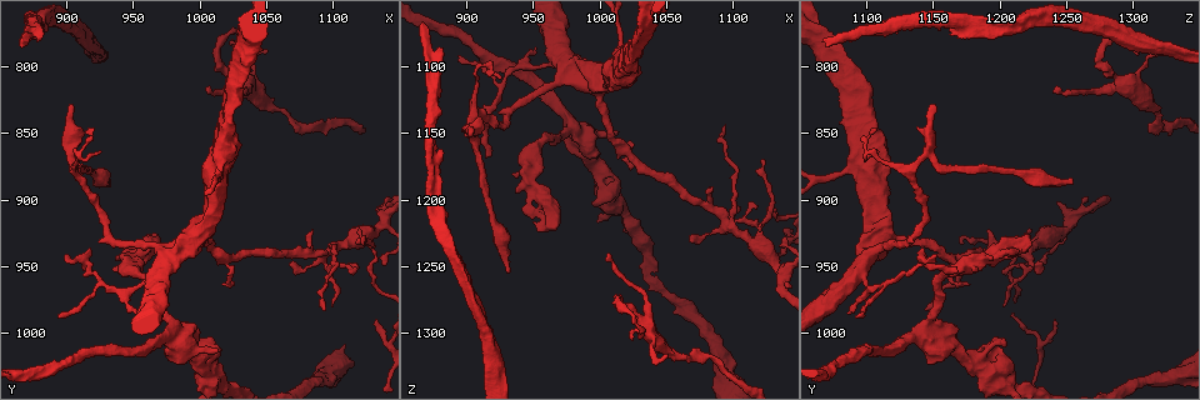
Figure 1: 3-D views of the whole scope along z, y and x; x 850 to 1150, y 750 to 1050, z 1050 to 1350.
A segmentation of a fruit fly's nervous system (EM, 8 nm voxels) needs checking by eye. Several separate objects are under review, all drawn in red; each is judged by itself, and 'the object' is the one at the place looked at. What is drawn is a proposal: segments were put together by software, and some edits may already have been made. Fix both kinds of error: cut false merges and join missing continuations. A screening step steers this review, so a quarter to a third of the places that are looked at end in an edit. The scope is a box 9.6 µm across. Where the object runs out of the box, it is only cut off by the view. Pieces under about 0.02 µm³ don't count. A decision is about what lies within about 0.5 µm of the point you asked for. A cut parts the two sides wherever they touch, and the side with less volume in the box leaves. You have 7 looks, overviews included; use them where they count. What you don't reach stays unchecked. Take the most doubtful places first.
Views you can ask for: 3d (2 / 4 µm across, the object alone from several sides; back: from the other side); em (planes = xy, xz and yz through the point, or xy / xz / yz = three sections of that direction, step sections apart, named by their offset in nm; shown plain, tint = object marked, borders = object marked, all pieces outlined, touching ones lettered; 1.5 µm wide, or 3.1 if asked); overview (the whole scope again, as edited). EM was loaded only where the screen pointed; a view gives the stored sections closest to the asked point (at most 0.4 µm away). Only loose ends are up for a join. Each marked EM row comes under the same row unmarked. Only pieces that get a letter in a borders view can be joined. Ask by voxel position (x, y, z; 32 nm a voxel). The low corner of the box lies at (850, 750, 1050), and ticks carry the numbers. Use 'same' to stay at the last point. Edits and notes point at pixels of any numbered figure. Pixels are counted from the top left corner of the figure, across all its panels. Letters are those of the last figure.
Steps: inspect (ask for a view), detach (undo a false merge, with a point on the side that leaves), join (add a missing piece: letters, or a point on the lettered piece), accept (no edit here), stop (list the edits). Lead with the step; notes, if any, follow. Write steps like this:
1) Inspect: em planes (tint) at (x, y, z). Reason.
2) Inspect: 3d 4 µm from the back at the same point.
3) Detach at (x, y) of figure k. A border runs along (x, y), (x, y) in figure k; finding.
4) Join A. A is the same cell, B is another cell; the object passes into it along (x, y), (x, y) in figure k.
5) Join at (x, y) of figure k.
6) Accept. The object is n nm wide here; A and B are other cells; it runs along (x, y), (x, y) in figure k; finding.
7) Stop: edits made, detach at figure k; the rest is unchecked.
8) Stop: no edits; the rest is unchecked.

Inspect: 3d 4 µm at (1098, 982, 1204). Free end.

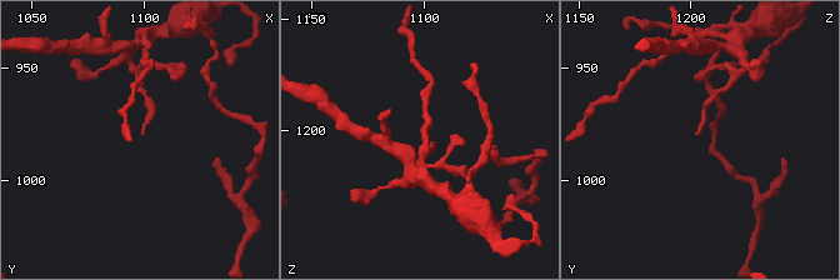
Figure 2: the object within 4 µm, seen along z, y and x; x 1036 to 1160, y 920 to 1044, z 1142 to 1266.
Inspect: em yz step 4 (borders) at (1100, 980, 1203). Need the tissue.

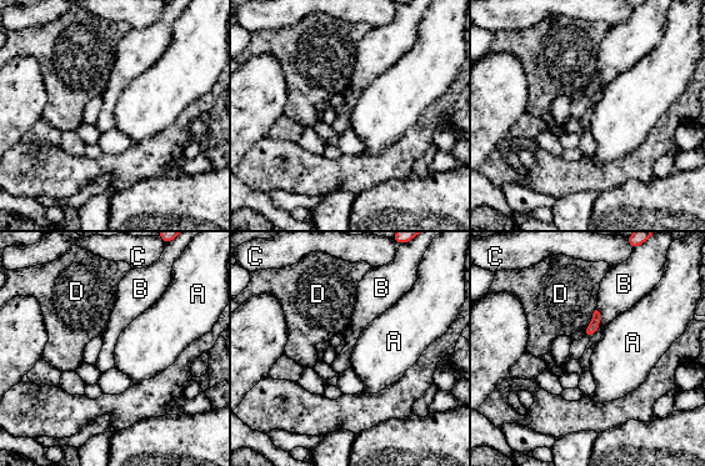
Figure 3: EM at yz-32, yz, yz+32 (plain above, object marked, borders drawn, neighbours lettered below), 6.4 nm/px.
Accept. A, B, C and D are other cells; a border runs along (596, 309), (600, 316), (600, 325) in figure 3; none of them fits.

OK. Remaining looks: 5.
Inspect: 3d 4 µm from the back at (1052, 790, 1320). Free end.

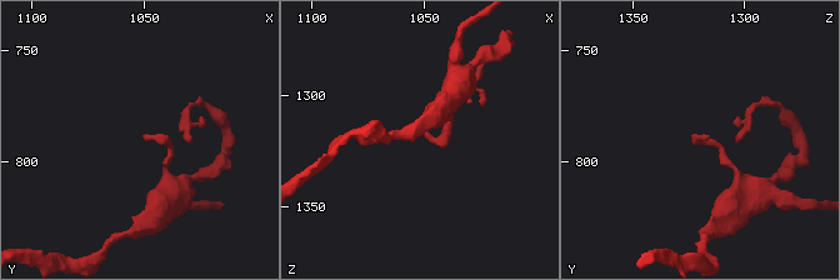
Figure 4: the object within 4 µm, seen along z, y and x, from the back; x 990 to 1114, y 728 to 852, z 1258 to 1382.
Inspect: em planes (borders) at (1050, 788, 1319). Need the tissue.

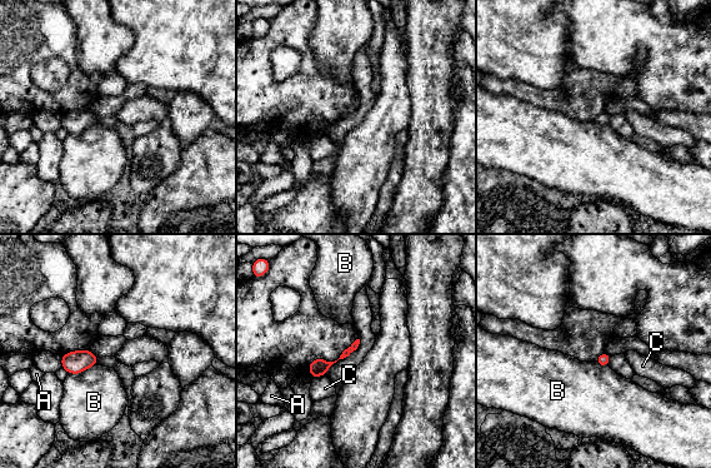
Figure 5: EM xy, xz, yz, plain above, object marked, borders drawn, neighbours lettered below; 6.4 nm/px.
Accept. The longest contact is with B, 180 nm; A, B and C are other cells; a border runs along (94, 364), (79, 373), (69, 374) in figure 5; no lettered piece goes on from it.

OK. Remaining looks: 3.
Inspect: em yz step 8 (tint) at (916, 956, 1166). Free end.

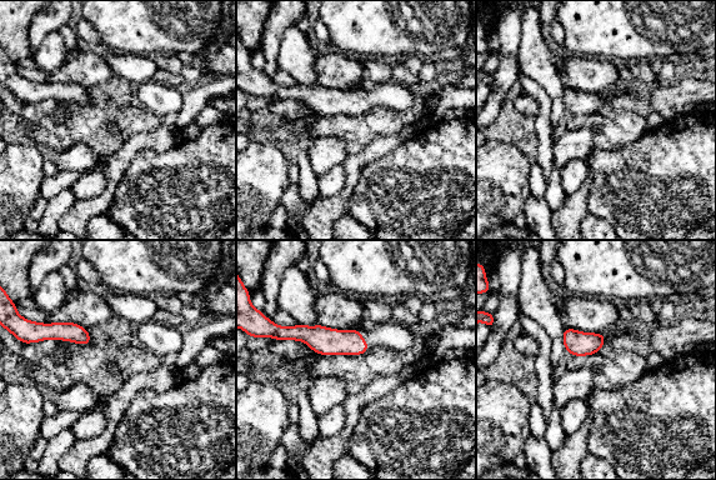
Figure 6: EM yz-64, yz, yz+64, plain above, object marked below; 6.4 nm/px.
Inspect: em planes (borders) at the same point.

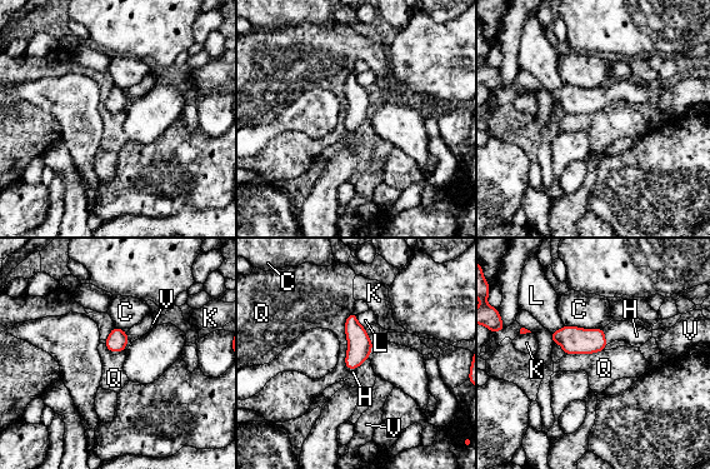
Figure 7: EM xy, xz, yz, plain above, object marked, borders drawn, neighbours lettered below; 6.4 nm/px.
Join H. The longest contact is with Q, 400 nm; H is the same cell, C, K, L, Q and V are other cells; the object passes into it along (574, 340), (605, 337), (636, 335) in figure 7; the cell continues.

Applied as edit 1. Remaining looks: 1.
Stop: edits made, join at figure 7; the rest is unchecked.

